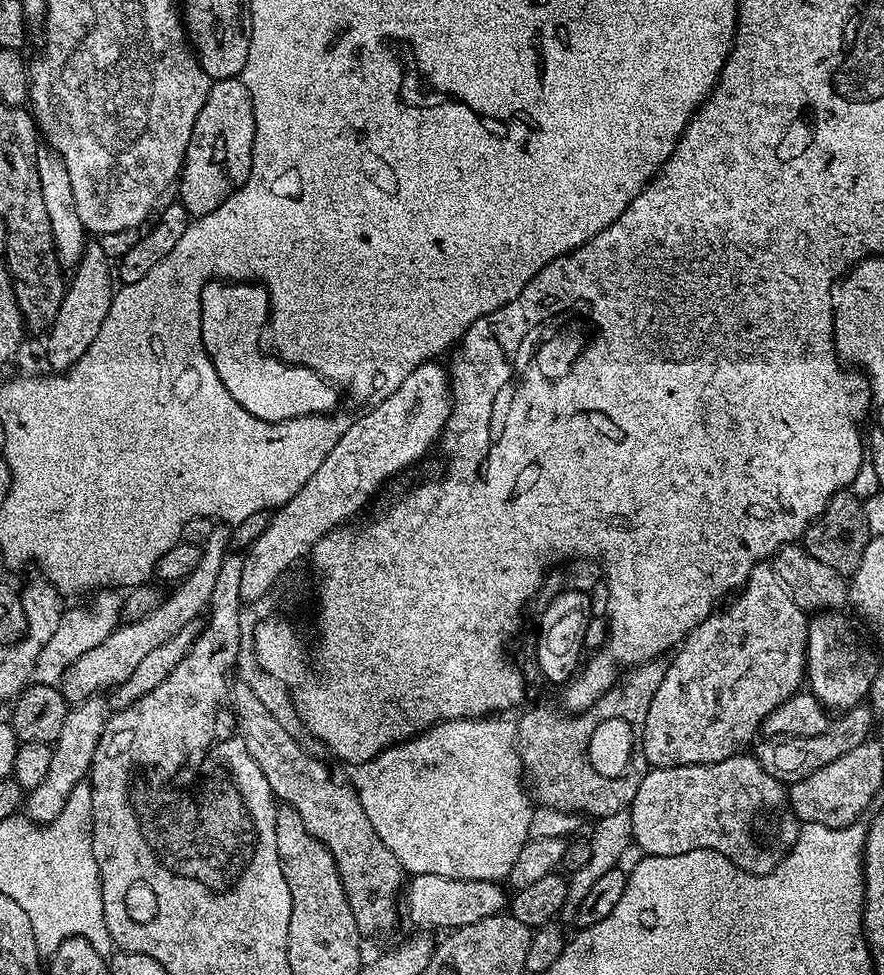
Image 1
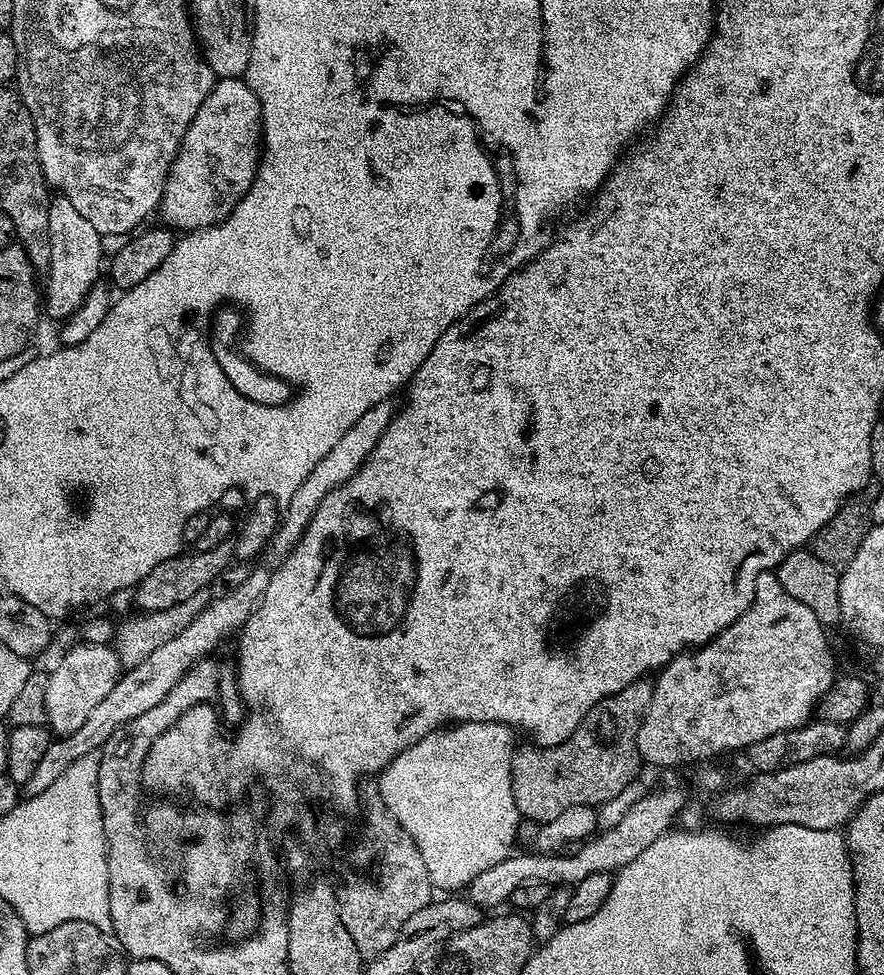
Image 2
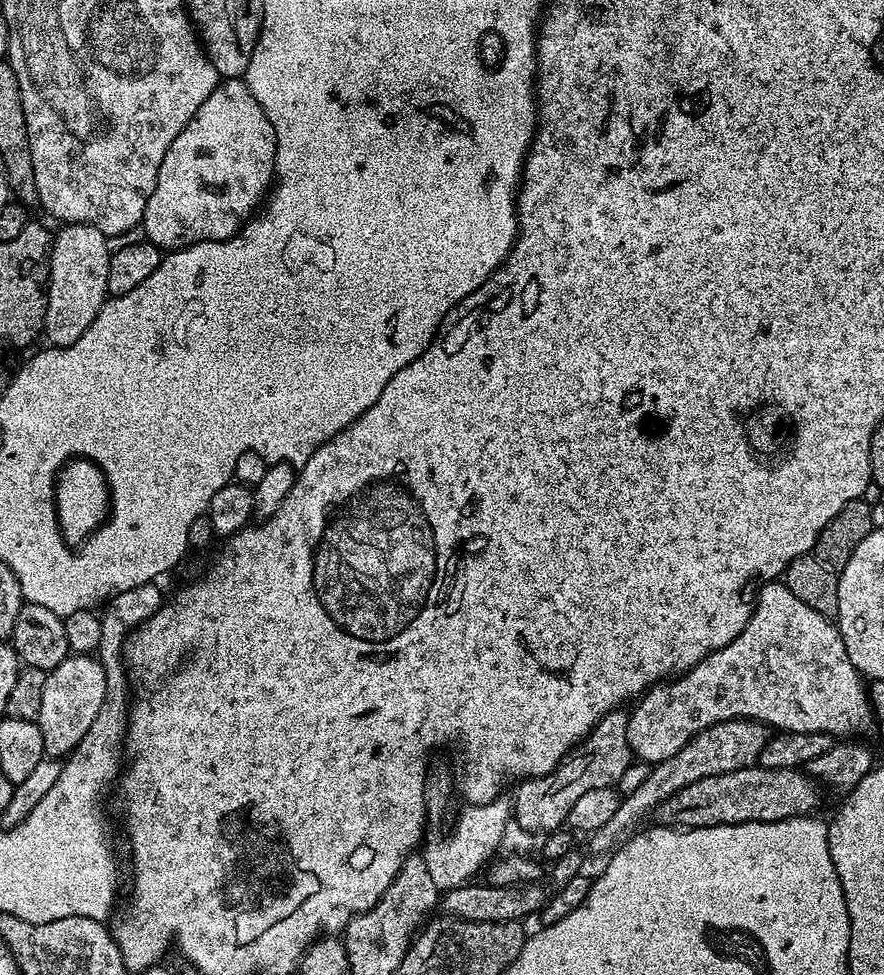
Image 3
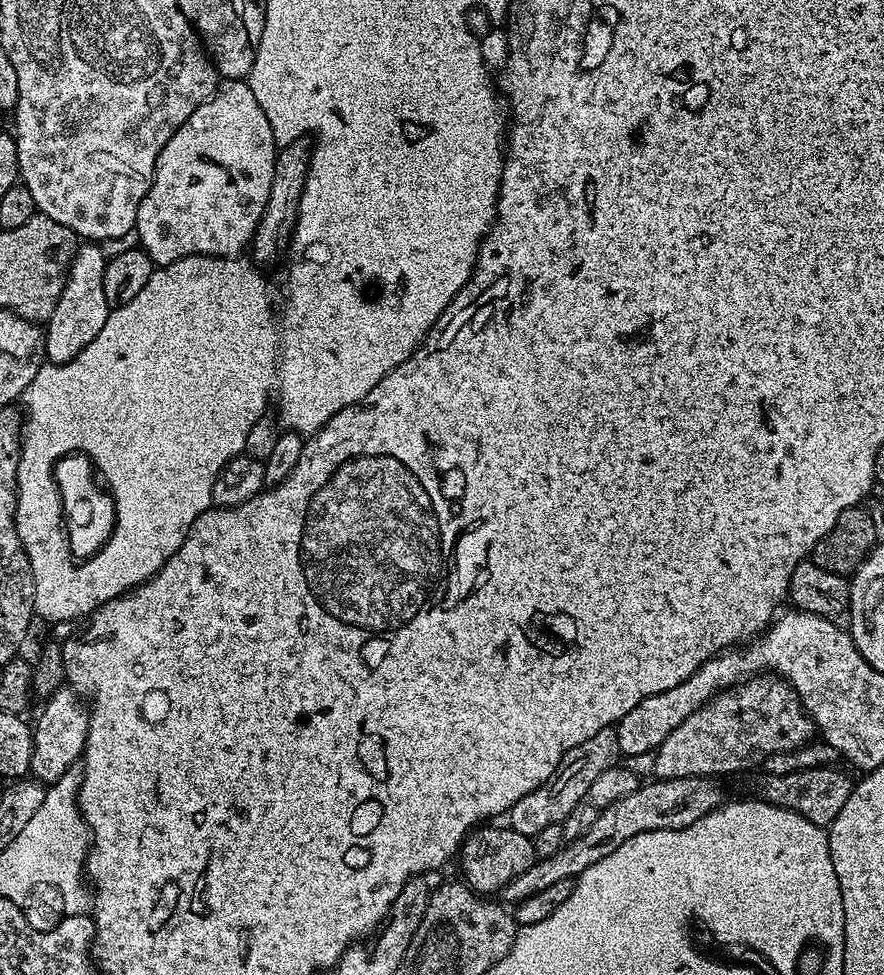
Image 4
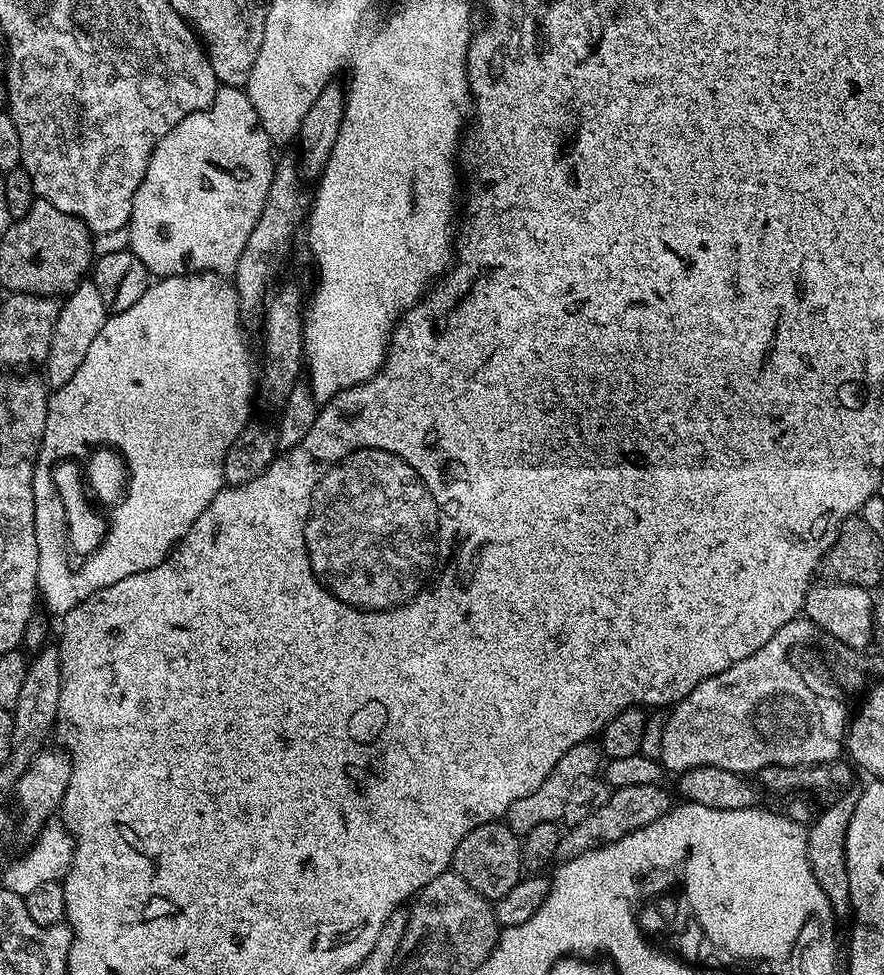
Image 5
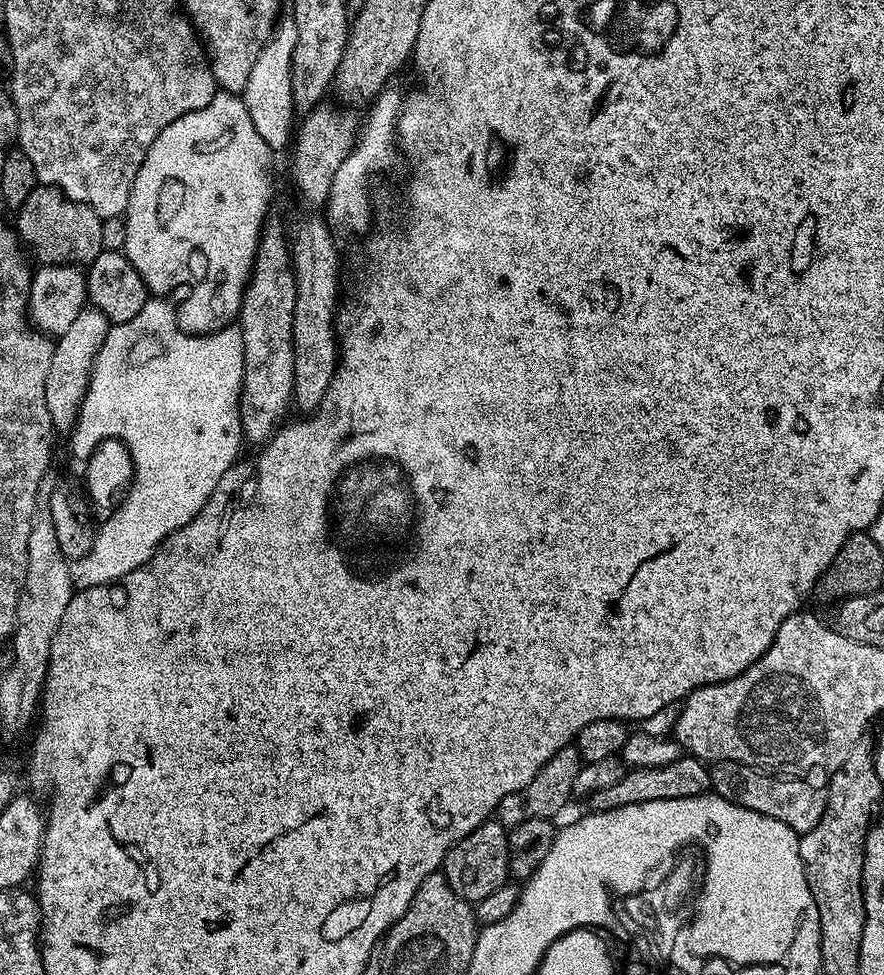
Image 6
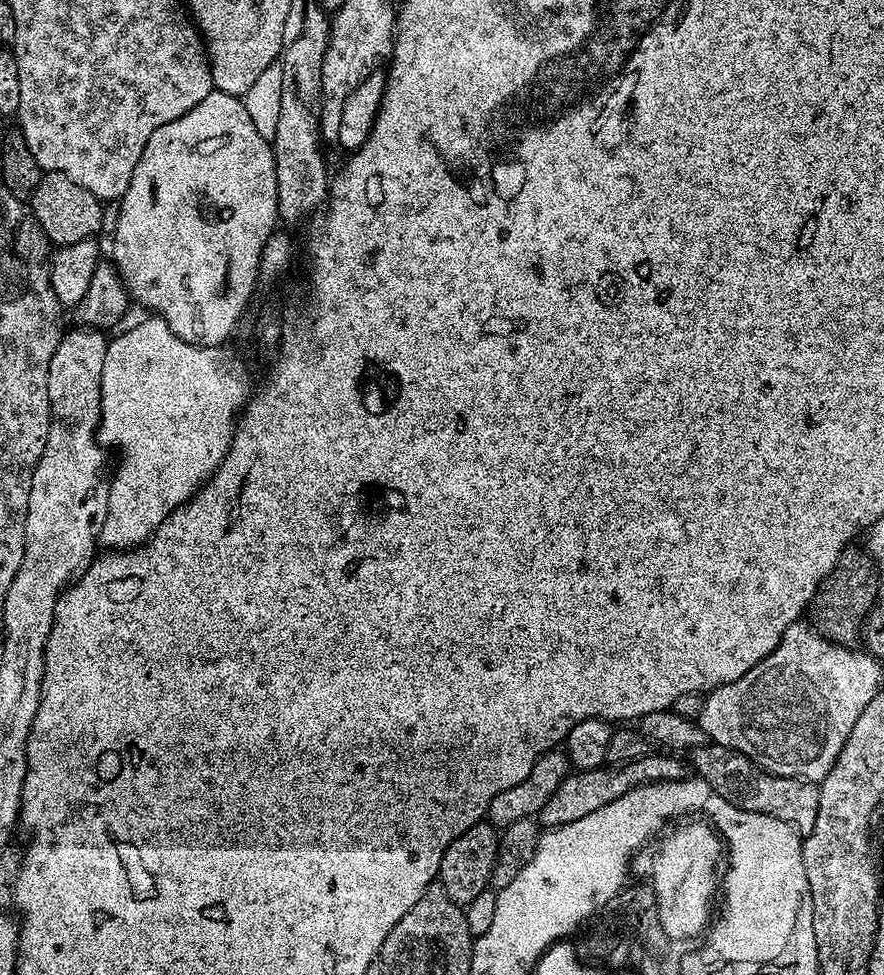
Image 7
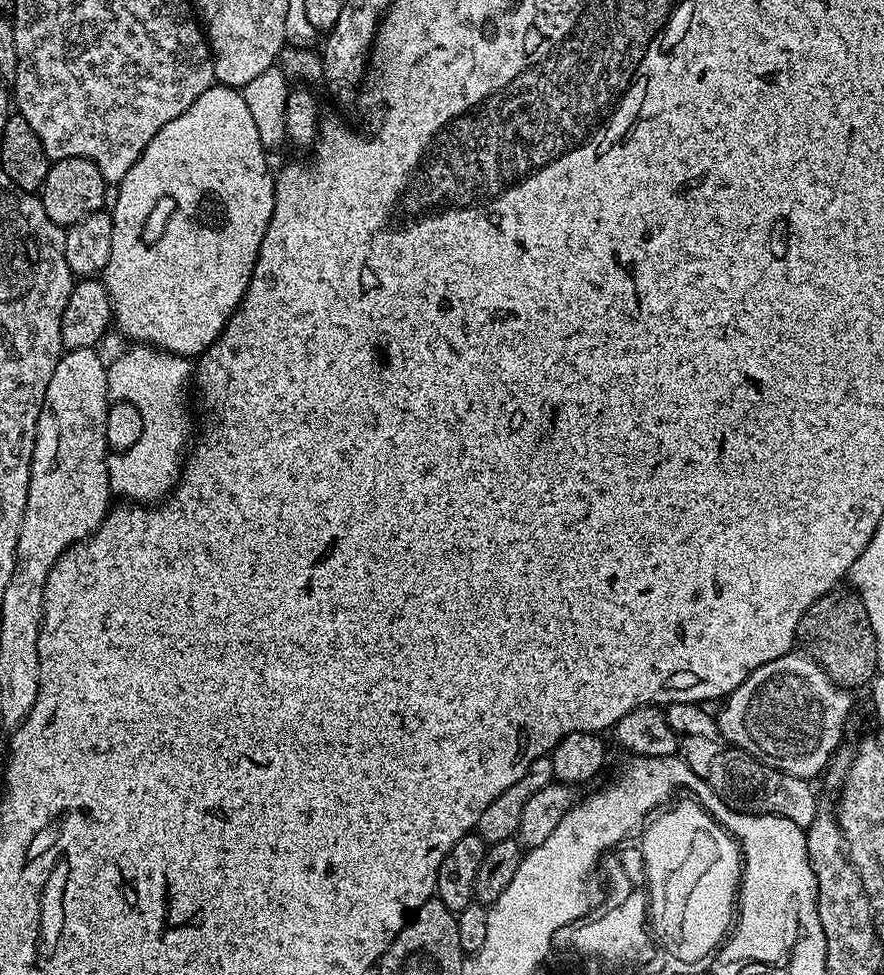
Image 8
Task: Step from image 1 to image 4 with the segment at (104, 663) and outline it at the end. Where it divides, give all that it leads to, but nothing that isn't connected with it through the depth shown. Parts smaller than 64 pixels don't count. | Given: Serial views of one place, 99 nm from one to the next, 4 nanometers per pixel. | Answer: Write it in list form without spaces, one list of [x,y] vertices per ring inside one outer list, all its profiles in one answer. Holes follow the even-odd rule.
[[[61,686],[52,696],[43,701],[44,709],[40,712],[32,728],[34,754],[30,758],[31,779],[40,781],[45,786],[55,784],[70,766],[74,766],[83,757],[84,743],[88,733],[89,709],[85,701],[72,691],[71,687]]]

